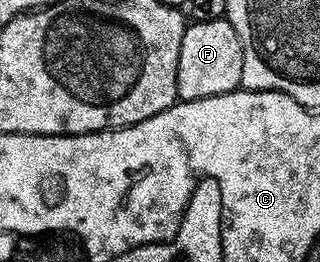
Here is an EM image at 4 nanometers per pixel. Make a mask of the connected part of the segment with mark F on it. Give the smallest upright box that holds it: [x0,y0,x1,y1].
[176,18,244,101]

